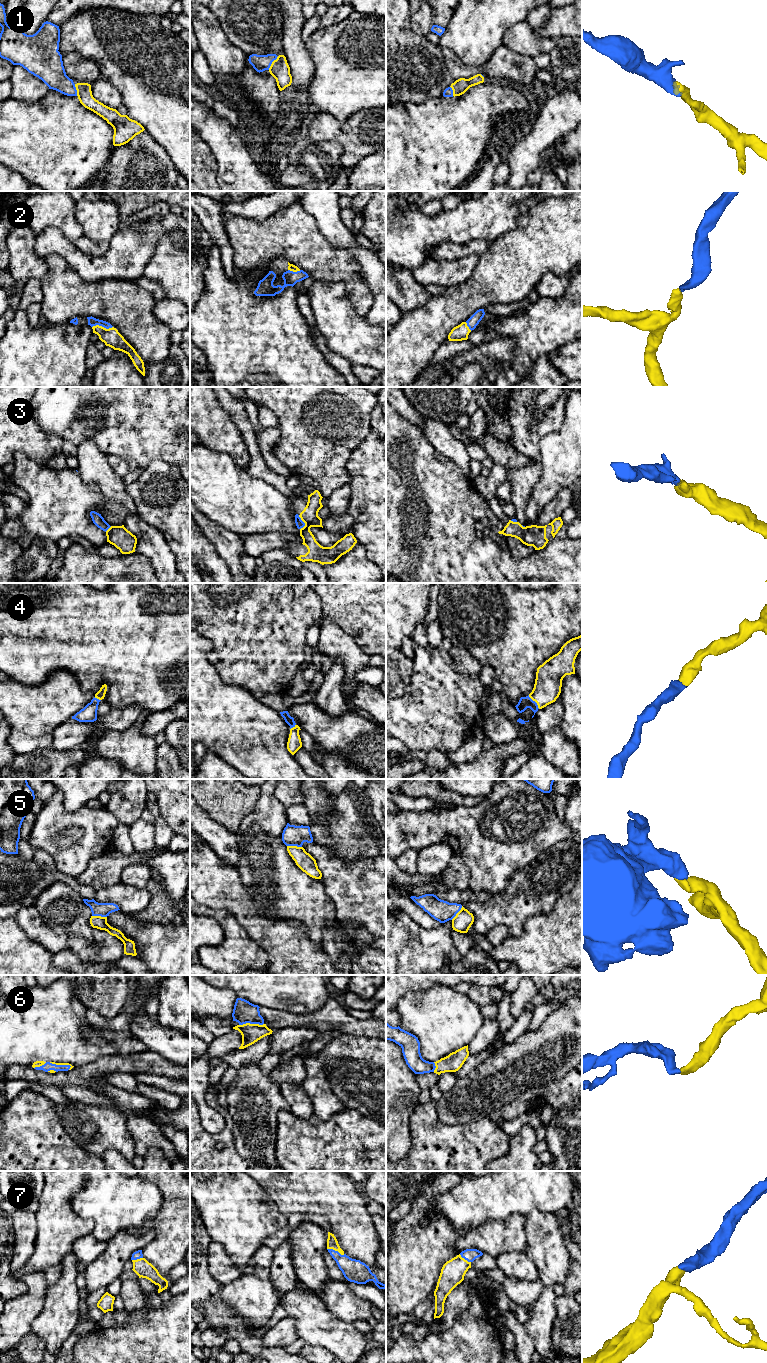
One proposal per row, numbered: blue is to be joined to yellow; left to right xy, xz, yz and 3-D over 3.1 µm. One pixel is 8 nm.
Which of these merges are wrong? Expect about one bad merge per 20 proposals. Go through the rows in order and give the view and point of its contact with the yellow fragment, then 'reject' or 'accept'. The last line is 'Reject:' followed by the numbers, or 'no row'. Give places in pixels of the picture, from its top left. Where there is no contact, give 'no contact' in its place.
1: xz (272, 63) | accept
2: xy (102, 327) | accept
3: xz (303, 521) | accept
4: yz (535, 701) | accept
5: xy (99, 916) | accept
6: xz (251, 1024) | accept
7: xz (336, 1250) | accept
Reject: no row

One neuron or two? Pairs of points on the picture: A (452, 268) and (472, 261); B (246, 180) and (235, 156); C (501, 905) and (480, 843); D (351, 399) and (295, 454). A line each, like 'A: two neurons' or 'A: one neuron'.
A: one neuron
B: one neuron
C: two neurons
D: one neuron

